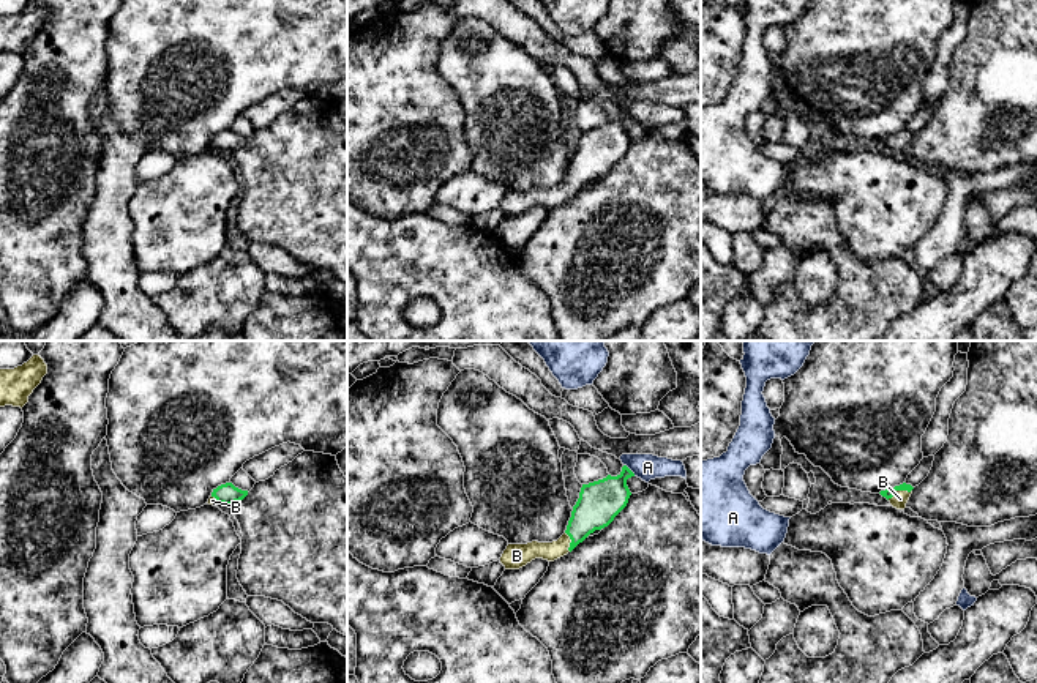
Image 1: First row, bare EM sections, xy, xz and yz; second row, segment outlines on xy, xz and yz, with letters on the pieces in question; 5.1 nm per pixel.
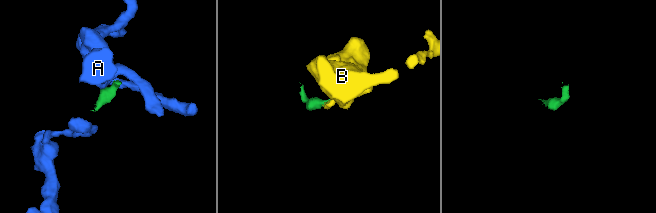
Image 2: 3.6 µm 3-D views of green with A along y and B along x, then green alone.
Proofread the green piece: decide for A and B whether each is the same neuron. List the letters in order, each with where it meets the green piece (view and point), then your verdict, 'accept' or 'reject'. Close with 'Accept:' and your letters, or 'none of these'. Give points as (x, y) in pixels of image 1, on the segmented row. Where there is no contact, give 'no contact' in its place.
A: contact xz (630, 470); reject
B: contact yz (898, 489); accept
Accept: B

